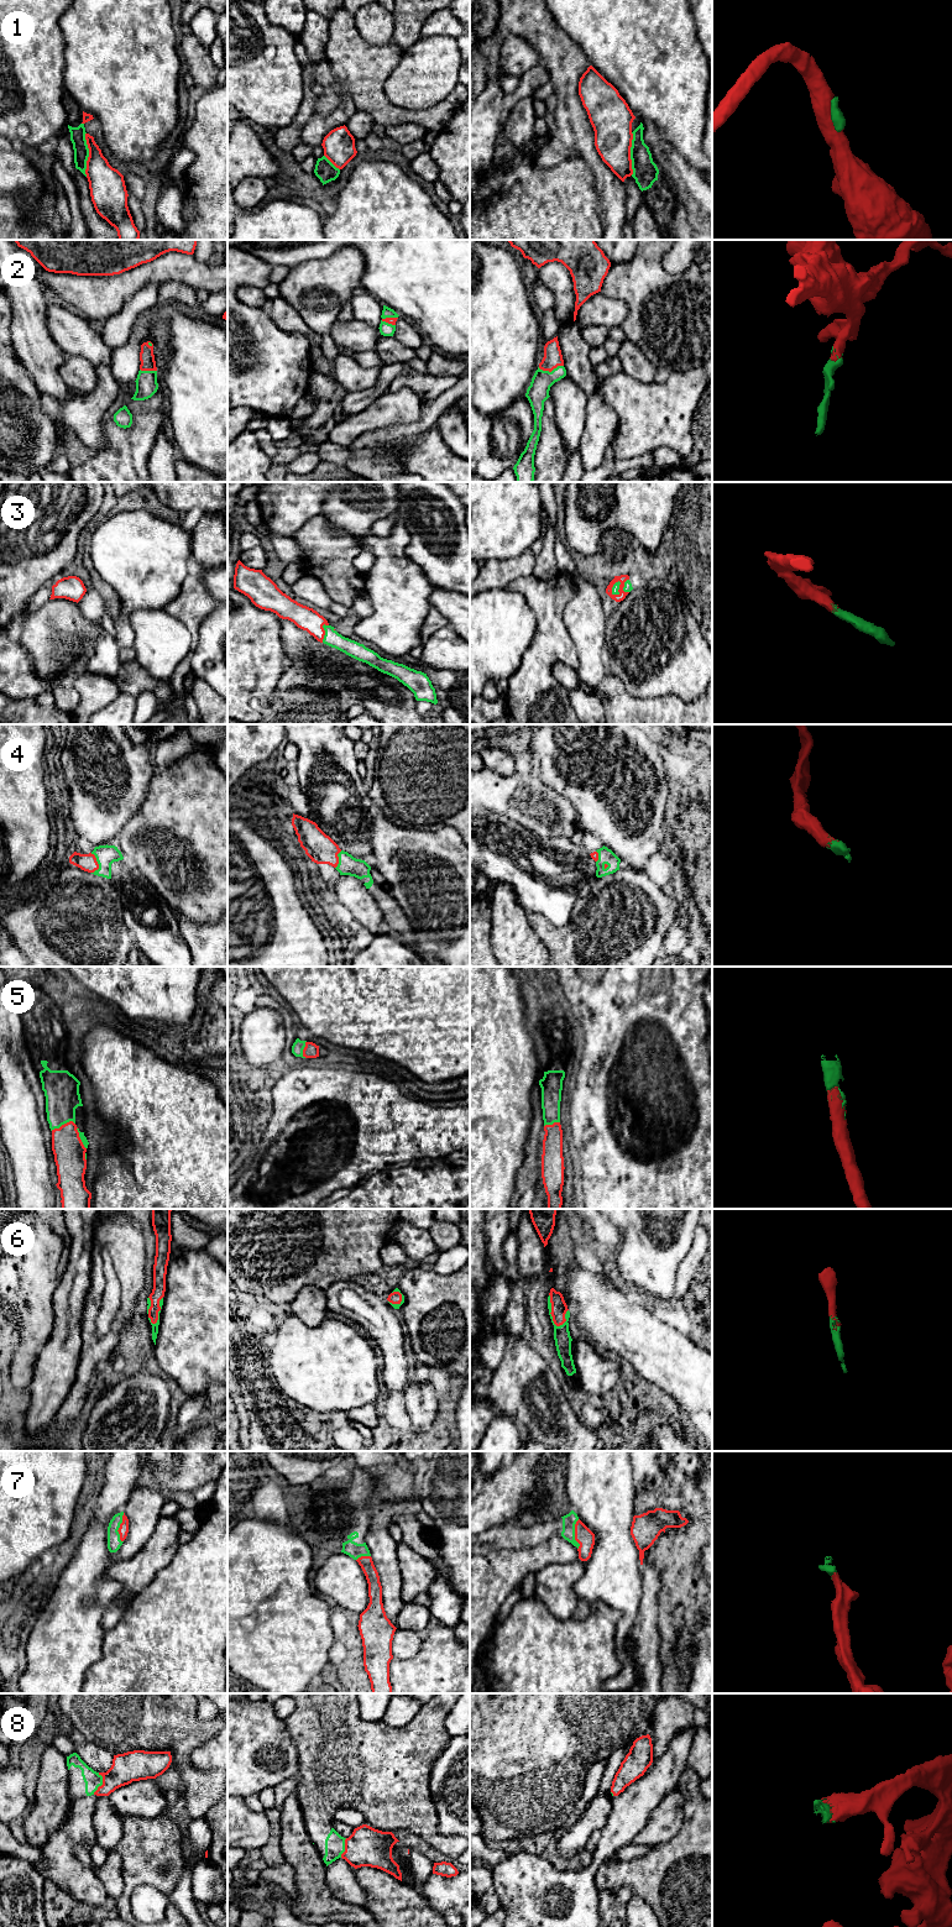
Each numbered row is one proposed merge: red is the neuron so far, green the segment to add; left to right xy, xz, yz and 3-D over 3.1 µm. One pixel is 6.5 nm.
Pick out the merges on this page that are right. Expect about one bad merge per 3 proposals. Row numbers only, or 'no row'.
2, 3, 4, 5, 6, 7, 8

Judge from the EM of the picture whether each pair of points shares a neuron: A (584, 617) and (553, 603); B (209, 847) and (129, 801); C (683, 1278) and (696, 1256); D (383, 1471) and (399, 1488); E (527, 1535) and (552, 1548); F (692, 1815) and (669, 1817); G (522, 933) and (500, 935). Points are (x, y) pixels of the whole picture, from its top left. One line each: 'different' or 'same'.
A: different
B: different
C: same
D: same
E: different
F: different
G: same

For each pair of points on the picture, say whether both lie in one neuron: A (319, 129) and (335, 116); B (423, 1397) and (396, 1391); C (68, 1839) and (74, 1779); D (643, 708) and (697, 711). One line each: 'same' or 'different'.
A: same
B: different
C: different
D: same

